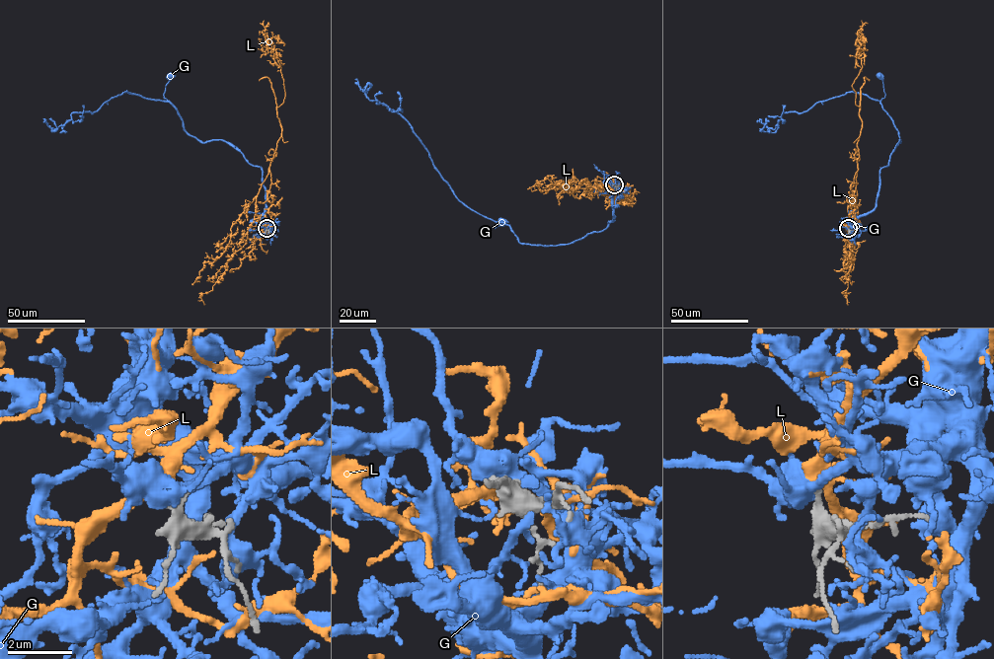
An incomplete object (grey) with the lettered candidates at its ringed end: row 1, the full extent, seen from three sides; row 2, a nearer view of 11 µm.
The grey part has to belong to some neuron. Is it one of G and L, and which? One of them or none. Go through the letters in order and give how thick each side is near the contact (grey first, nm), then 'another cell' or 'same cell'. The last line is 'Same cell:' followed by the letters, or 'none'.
G: 280 nm thick on the grey side, 340 nm on the other; another cell
L: 280 nm thick on the grey side, 220 nm on the other; same cell
Same cell: L

